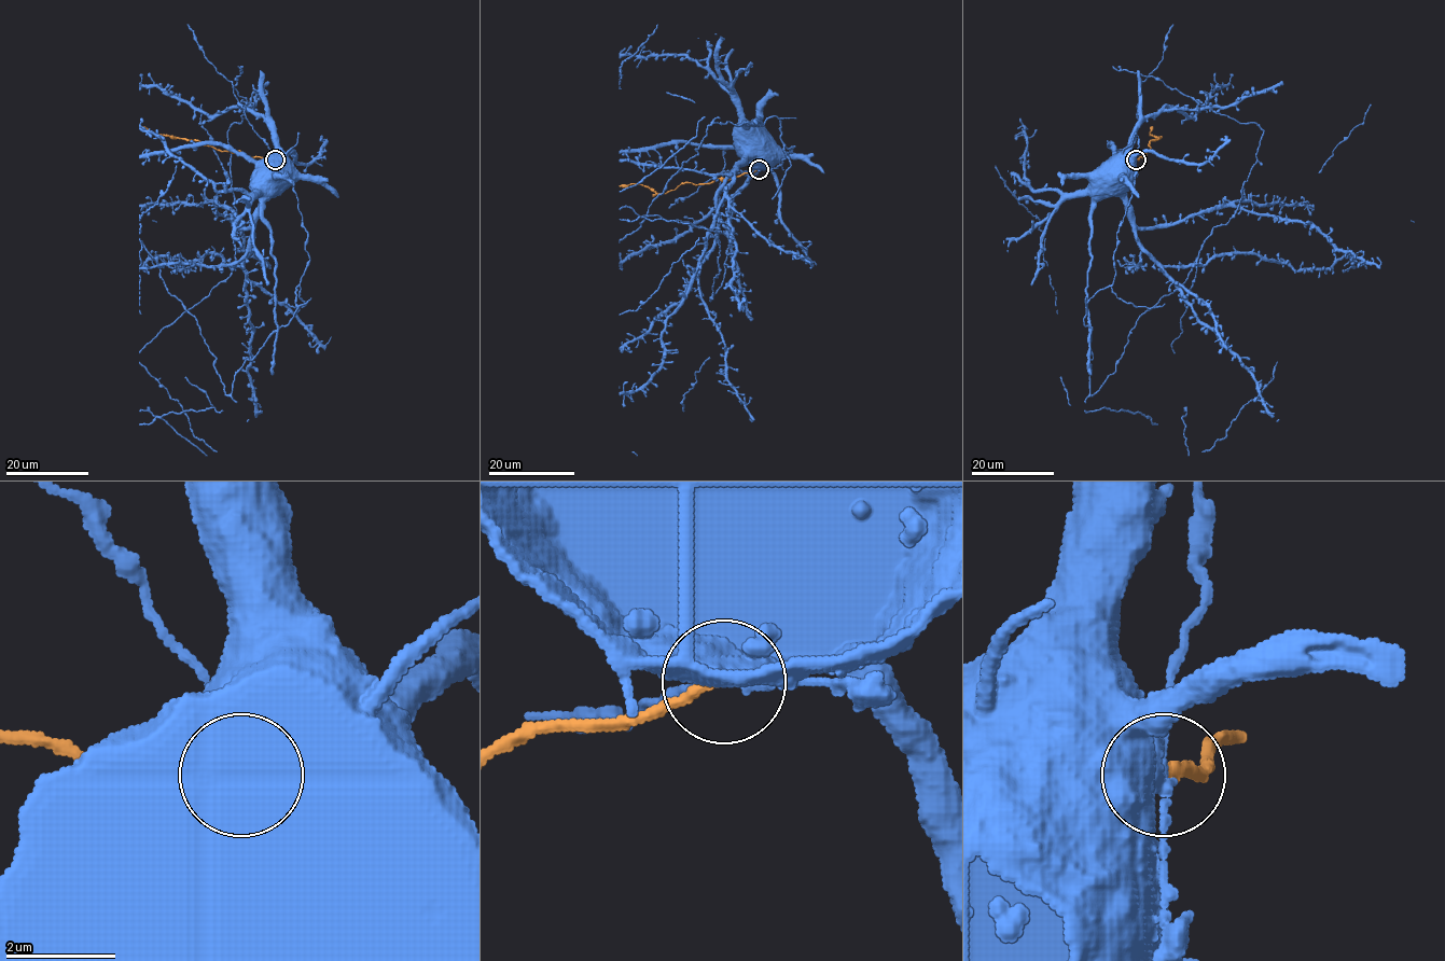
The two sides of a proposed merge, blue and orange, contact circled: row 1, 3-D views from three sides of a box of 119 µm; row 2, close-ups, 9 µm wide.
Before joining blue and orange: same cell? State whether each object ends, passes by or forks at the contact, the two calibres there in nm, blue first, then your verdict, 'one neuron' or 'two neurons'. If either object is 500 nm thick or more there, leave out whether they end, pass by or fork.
550/220 nm | two neurons

